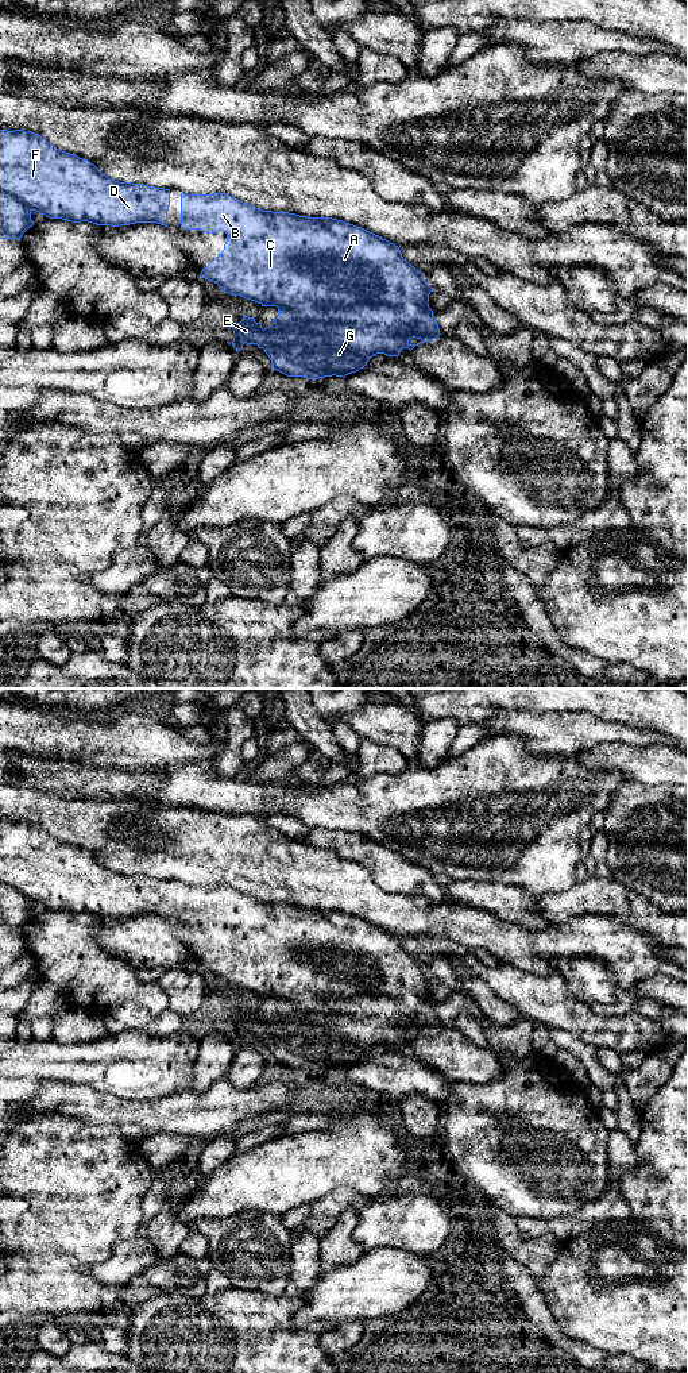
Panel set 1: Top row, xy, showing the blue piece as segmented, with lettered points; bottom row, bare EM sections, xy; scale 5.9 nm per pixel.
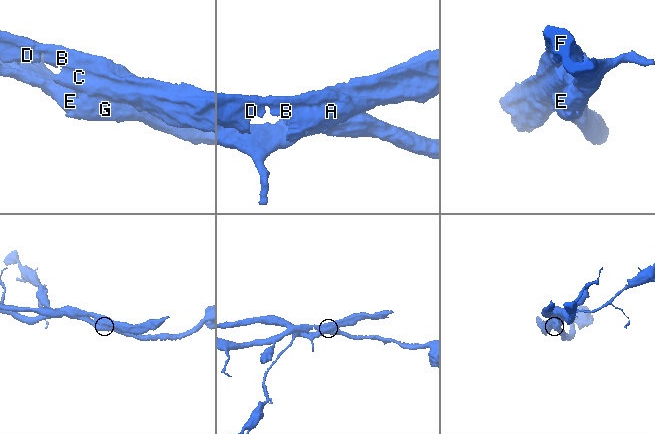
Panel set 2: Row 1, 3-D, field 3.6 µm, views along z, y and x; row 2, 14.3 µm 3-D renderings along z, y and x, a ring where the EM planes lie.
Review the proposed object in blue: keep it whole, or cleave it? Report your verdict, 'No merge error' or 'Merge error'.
Merge error

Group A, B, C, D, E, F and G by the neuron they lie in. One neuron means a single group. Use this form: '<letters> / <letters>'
A B C D F / E G

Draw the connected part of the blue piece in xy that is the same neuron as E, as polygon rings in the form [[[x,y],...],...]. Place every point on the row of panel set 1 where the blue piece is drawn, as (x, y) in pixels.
[[[356,304],[332,311],[329,319],[318,321],[278,308],[278,316],[263,329],[254,317],[243,316],[241,321],[232,327],[235,335],[232,346],[239,352],[244,343],[256,344],[268,355],[274,370],[287,377],[318,379],[332,375],[344,378],[363,369],[376,354],[398,356],[403,348],[411,351],[420,343],[433,340],[422,333],[403,332],[402,328],[411,321],[390,306]]]

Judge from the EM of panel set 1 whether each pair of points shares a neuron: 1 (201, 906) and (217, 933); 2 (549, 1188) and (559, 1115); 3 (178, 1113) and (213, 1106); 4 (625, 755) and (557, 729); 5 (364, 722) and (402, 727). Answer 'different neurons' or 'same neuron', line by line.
1: same neuron
2: same neuron
3: same neuron
4: different neurons
5: same neuron

